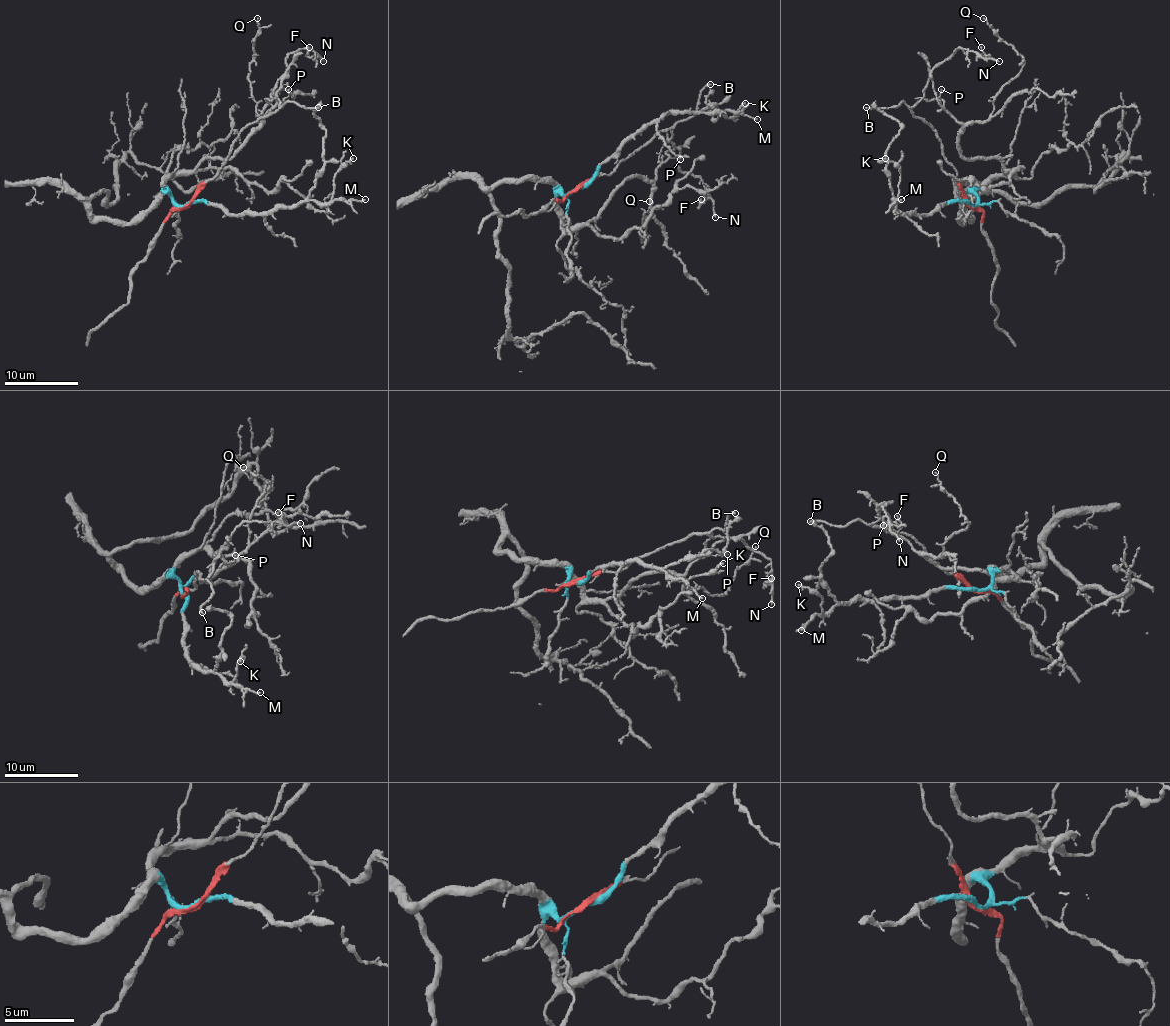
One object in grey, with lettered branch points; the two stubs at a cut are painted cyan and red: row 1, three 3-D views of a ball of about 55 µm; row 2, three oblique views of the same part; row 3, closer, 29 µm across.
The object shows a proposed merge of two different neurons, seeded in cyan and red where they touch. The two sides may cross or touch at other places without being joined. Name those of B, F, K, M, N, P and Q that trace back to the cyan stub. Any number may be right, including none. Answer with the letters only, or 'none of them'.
K, M, P, Q

